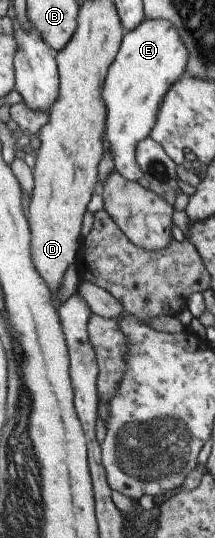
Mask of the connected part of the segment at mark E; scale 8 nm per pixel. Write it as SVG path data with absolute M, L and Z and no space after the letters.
M144 19L138 27L125 32L102 89L106 105L106 142L110 143L115 171L124 179L134 183L142 179L142 169L136 161L136 145L150 135L160 103L186 71L188 57L189 50L174 25L166 19Z

